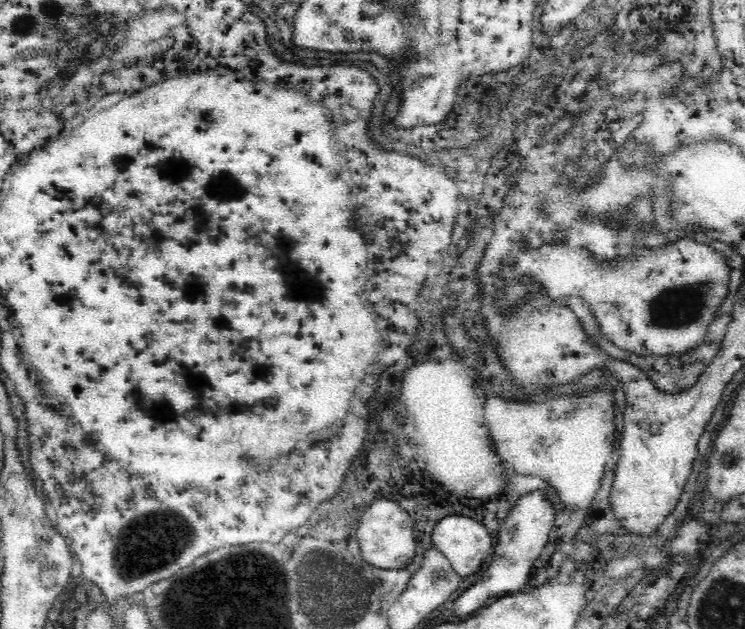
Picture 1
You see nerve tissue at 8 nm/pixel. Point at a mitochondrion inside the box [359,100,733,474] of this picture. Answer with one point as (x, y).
(685, 305)

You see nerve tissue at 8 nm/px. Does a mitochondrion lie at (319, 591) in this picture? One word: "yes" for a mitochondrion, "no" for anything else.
yes

